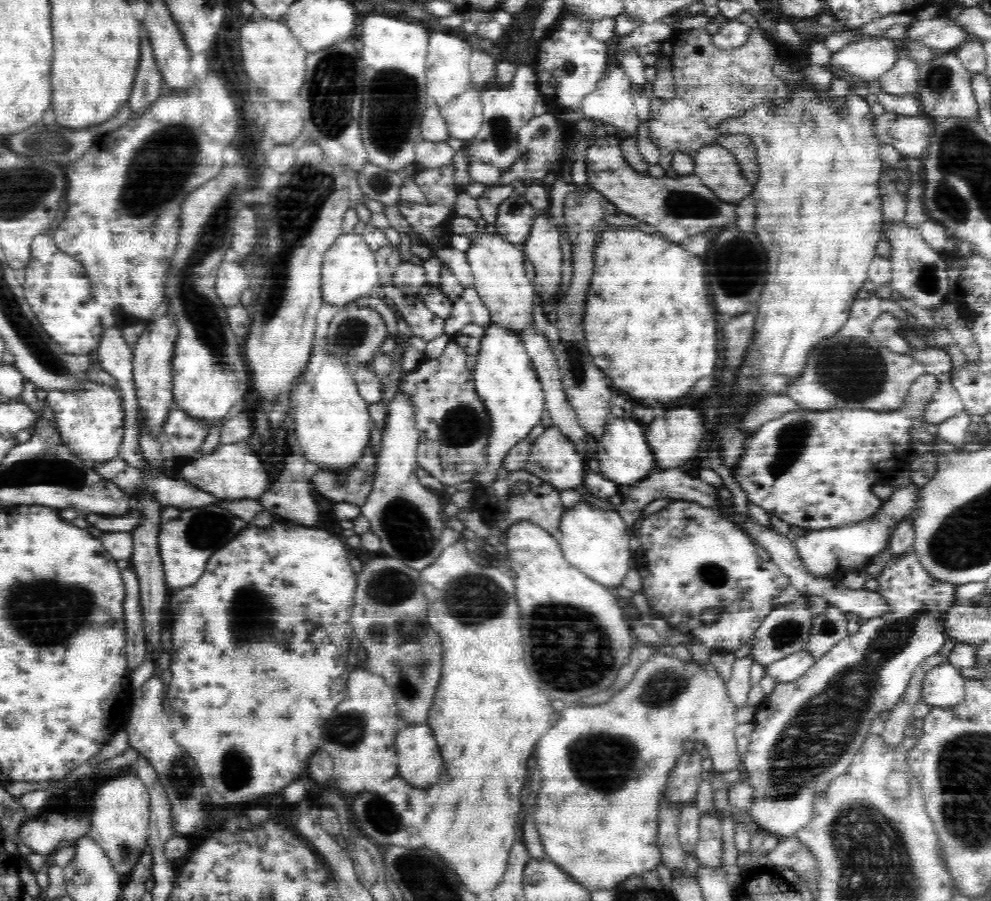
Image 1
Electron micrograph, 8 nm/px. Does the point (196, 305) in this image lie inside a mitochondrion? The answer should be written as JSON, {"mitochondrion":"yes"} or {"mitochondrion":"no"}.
{"mitochondrion":"yes"}

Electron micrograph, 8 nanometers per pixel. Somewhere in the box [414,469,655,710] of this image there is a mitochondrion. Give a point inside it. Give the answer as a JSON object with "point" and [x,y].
{"point":[556,630]}

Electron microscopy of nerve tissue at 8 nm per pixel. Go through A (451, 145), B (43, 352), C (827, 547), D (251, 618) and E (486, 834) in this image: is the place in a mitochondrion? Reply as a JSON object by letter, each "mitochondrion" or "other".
{"A":"other","B":"mitochondrion","C":"other","D":"mitochondrion","E":"other"}

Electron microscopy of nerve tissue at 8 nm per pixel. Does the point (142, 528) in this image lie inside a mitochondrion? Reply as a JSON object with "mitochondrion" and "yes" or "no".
{"mitochondrion":"no"}

